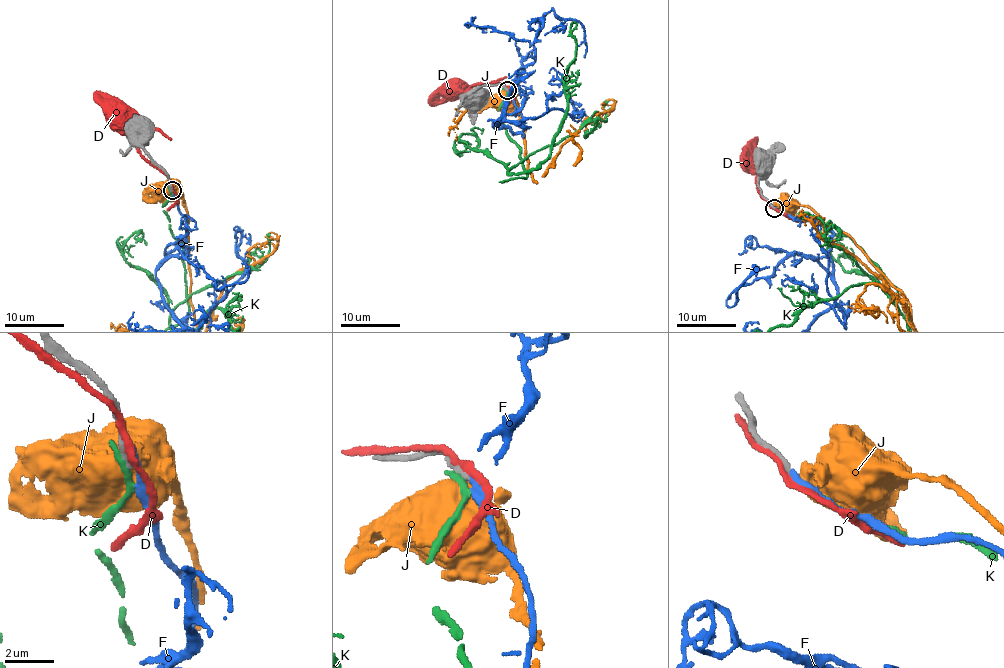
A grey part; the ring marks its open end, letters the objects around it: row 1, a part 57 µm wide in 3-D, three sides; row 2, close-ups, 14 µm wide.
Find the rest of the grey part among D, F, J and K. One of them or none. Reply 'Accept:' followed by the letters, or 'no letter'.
Accept: no letter

